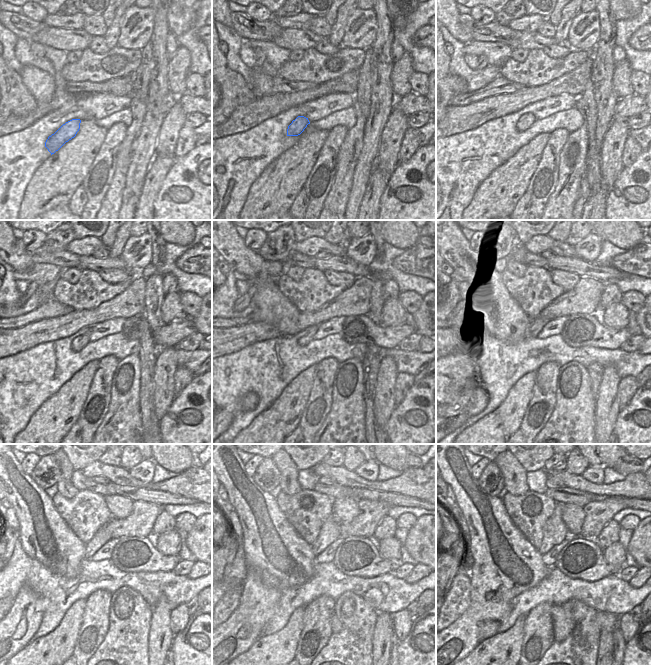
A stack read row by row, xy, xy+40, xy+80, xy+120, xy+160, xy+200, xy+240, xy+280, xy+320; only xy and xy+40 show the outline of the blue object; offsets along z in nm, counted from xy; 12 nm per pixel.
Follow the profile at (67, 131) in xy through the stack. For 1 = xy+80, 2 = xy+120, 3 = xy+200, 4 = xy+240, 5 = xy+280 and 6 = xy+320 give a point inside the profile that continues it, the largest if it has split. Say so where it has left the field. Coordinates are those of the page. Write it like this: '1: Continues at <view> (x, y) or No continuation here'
1: Continues at xy+80 (525, 121)
2: Continues at xy+120 (80, 342)
3: Continues at xy+200 (537, 325)
4: Continues at xy+240 (102, 536)
5: Continues at xy+280 (330, 531)
6: Continues at xy+320 (555, 530)

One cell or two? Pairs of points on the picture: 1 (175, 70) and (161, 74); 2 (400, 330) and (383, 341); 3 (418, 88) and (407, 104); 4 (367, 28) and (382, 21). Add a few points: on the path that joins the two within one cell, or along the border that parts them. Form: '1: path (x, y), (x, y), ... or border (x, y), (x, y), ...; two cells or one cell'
1: border (168, 61), (168, 89), (172, 94); two cells
2: path (396, 334), (387, 337); one cell
3: border (412, 91), (425, 96); two cells
4: border (374, 10), (376, 37), (371, 46); two cells

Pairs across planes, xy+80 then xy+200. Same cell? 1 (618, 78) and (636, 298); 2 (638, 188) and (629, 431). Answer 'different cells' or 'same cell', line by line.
1: different cells
2: same cell

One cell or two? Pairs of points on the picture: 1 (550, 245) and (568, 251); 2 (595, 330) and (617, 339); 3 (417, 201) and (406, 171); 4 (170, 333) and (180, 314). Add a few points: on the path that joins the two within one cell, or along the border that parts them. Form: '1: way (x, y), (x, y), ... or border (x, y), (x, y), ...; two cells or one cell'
1: way (554, 246), (564, 249); one cell
2: way (600, 335), (612, 338); one cell
3: way (422, 194), (417, 186), (407, 179); one cell
4: border (187, 317), (165, 324); two cells

